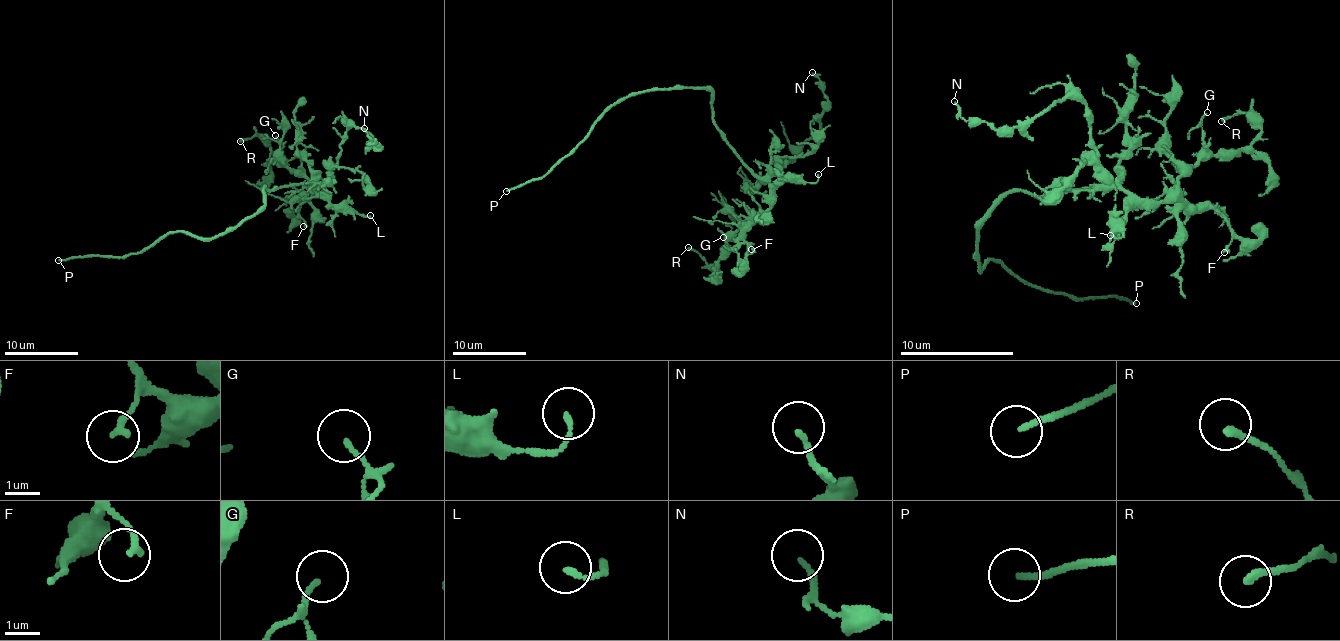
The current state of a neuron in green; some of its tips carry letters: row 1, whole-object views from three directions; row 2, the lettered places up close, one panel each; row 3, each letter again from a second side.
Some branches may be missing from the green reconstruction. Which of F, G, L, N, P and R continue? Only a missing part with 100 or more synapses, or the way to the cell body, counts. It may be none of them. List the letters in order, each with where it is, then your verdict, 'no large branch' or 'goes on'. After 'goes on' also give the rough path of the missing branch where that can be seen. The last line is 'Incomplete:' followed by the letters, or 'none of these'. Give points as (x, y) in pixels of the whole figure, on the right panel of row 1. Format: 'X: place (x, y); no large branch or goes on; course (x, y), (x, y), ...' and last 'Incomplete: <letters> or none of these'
F: place (1224, 252); no large branch
G: place (1207, 112); no large branch
L: place (1110, 235); no large branch
N: place (954, 101); no large branch
P: place (1136, 303); goes on; course (1136, 303), (1170, 306), (1204, 303), (1192, 300)
R: place (1221, 121); no large branch
Incomplete: P

